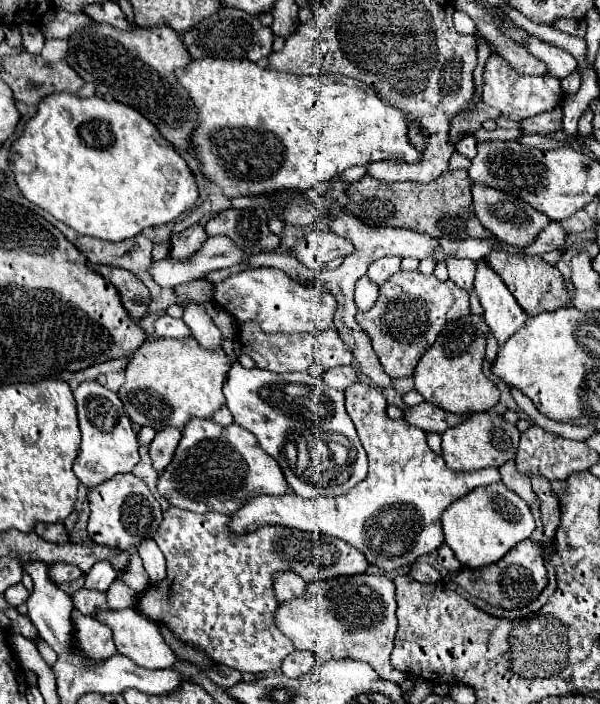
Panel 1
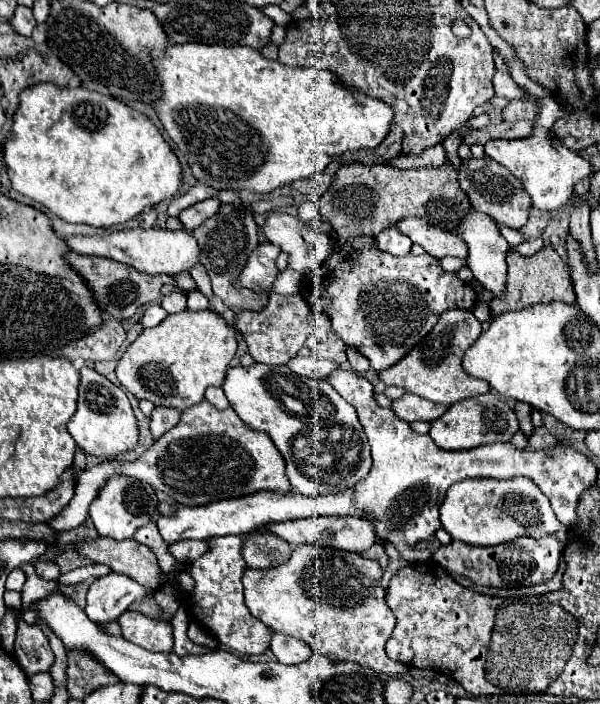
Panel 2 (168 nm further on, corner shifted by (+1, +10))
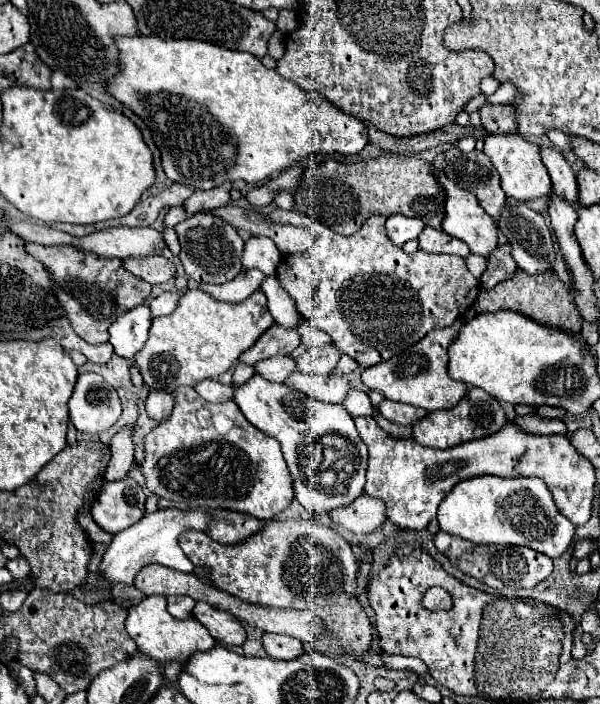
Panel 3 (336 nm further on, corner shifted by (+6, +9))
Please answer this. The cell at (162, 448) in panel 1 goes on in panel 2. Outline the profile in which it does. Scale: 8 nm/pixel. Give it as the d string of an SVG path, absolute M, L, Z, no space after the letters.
M154 409L152 411L152 423L150 423L150 431L154 435L154 439L162 437L168 429L172 429L180 419L180 413L176 409Z

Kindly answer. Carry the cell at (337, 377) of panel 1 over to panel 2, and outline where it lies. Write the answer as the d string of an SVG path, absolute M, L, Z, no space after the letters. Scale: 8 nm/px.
M308 355L308 357L294 357L288 367L298 373L298 375L304 375L304 377L310 377L310 379L326 379L334 369L338 369L338 365L334 361L328 361L328 359L320 359L320 357L314 357L314 355Z

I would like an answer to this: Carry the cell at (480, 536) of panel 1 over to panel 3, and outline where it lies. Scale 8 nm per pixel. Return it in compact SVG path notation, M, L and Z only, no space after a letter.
M475 476L461 480L439 504L439 528L473 544L529 546L549 558L559 558L571 544L575 526L555 506L541 478Z

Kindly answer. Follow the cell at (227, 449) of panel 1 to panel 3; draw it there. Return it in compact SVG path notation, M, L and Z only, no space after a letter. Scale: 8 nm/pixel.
M177 388L171 416L145 438L145 462L139 470L147 480L149 492L167 500L185 502L191 508L225 508L245 512L267 522L293 502L293 480L279 444L249 424L233 400L211 404L193 388Z

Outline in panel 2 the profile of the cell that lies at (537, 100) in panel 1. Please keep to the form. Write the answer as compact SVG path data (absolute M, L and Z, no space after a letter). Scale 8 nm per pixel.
M496 71L494 73L492 85L494 85L494 95L496 97L504 97L508 101L524 97L524 89L520 85L516 85L514 79L508 73L504 73L504 71Z

